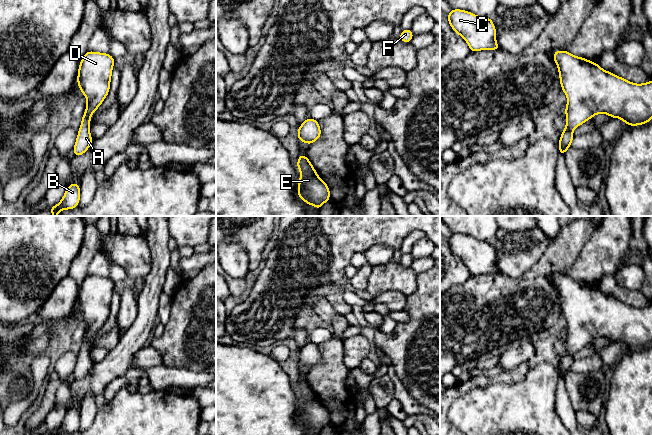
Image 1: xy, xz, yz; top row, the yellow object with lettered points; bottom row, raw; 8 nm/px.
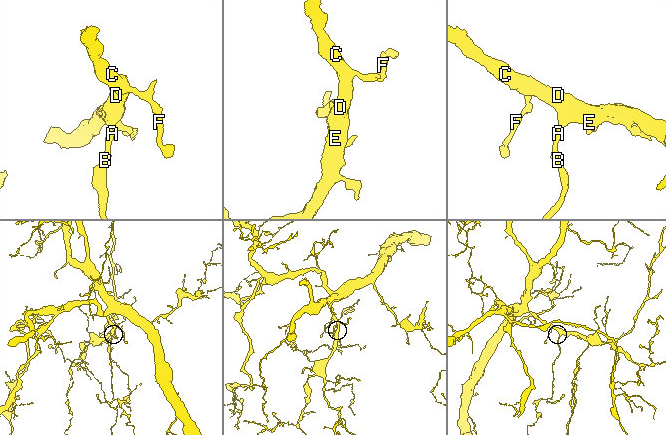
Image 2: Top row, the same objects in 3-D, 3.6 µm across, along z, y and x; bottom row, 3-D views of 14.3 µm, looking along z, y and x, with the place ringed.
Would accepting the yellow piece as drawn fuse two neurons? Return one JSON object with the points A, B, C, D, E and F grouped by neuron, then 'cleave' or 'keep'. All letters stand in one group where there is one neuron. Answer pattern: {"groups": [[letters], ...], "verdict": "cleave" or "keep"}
{"groups": [["A", "B", "C", "D", "E", "F"]], "verdict": "keep"}

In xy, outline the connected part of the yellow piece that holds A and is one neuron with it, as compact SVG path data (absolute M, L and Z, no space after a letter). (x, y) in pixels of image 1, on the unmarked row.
M87 275L79 288L77 307L87 328L73 372L74 381L86 377L93 367L91 339L108 320L114 287L115 283L109 277Z

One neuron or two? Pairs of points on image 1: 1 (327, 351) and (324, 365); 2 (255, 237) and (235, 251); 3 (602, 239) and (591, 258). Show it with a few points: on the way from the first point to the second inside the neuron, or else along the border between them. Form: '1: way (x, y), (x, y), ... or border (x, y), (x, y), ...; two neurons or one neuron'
1: way (327, 354), (327, 362); one neuron
2: border (226, 239), (234, 239), (242, 247), (249, 261); two neurons
3: way (602, 244), (602, 247), (596, 253); one neuron

